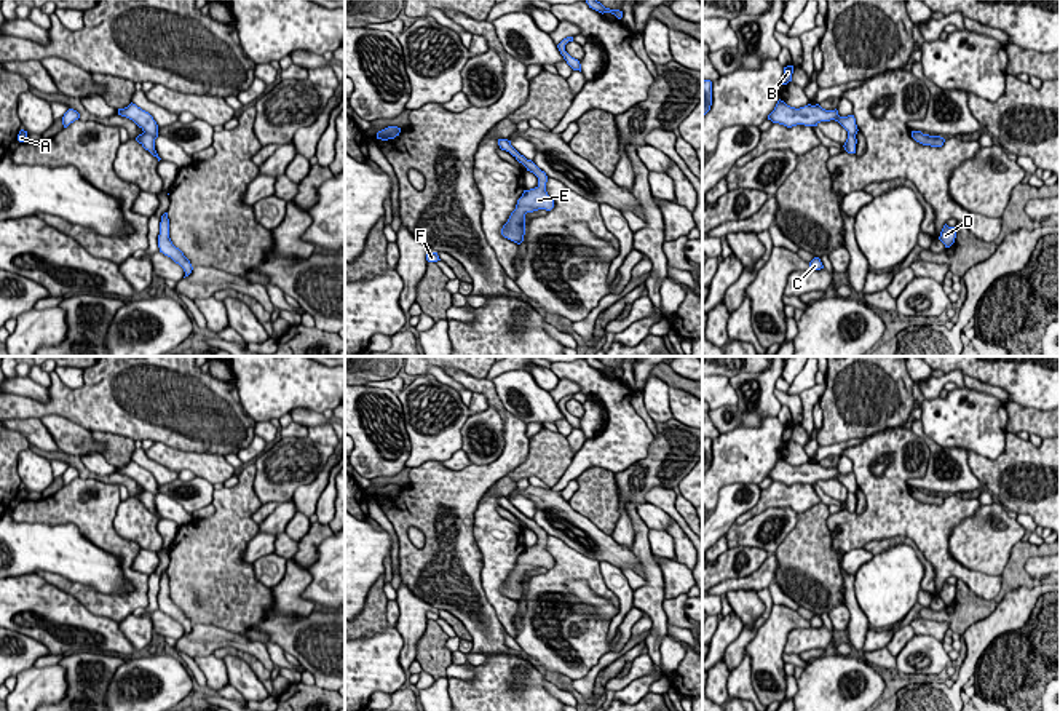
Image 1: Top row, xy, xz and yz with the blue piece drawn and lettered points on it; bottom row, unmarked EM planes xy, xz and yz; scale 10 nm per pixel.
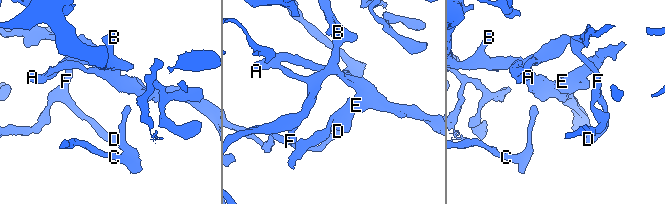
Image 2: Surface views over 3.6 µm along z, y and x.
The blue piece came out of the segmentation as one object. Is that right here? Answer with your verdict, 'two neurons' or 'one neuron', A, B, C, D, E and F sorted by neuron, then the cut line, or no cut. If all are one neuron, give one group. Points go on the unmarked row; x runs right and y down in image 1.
two neurons | A E / B C D F | xy (144, 489), (152, 499), (147, 507)

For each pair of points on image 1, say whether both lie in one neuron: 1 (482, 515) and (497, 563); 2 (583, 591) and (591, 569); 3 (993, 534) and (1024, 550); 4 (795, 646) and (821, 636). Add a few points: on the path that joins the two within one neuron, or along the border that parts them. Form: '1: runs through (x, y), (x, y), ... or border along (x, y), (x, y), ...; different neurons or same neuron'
1: runs through (482, 526), (482, 537), (495, 552); same neuron
2: border along (565, 582), (585, 580), (597, 595), (615, 606); different neurons
3: border along (1019, 540), (1000, 574); different neurons
4: runs through (802, 639), (814, 638); same neuron

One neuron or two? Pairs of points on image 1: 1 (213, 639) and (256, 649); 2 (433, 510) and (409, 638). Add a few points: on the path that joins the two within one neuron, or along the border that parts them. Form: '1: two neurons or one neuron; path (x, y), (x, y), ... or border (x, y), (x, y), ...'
1: one neuron; path (224, 639), (245, 644)
2: two neurons; border (403, 582), (436, 609)

